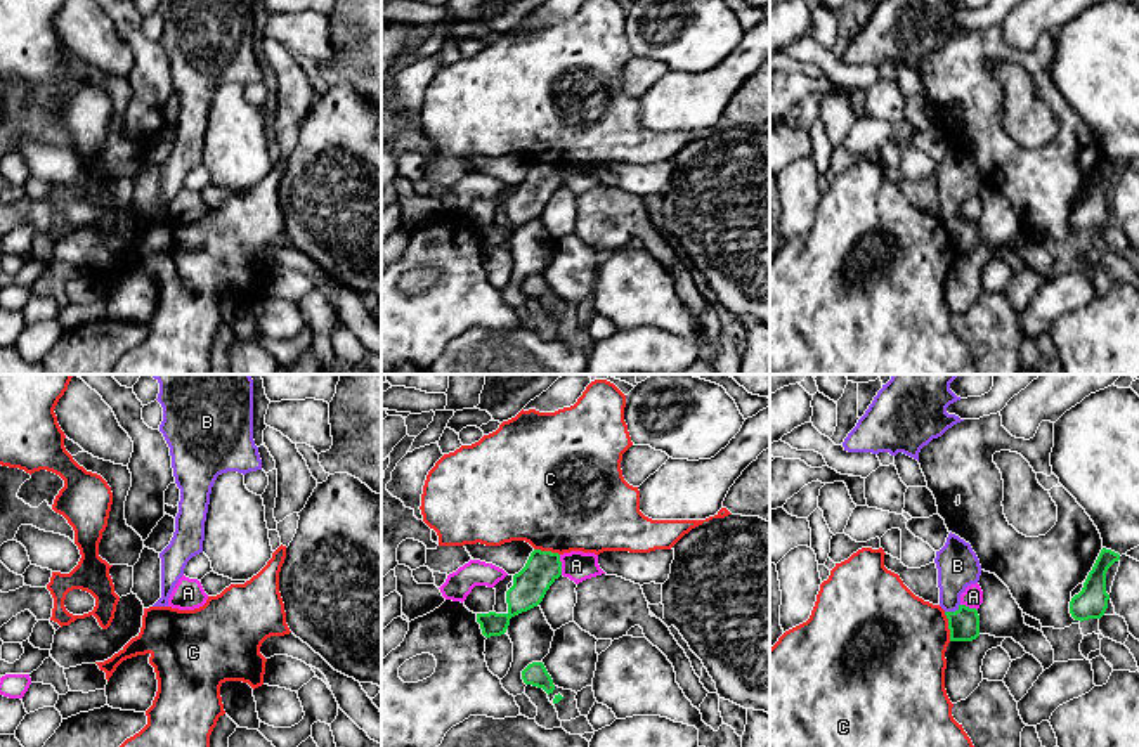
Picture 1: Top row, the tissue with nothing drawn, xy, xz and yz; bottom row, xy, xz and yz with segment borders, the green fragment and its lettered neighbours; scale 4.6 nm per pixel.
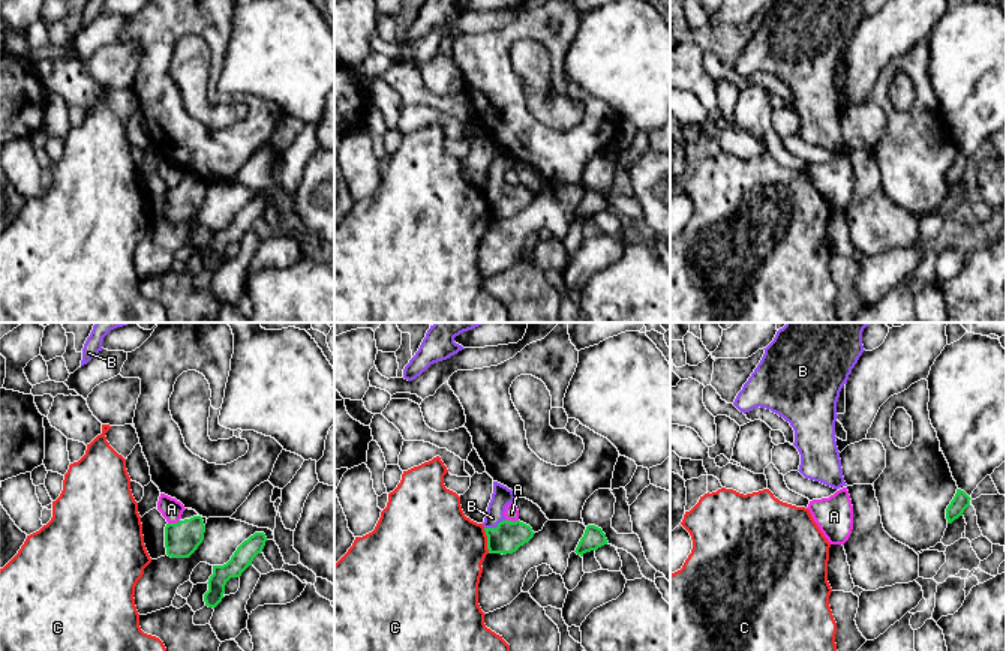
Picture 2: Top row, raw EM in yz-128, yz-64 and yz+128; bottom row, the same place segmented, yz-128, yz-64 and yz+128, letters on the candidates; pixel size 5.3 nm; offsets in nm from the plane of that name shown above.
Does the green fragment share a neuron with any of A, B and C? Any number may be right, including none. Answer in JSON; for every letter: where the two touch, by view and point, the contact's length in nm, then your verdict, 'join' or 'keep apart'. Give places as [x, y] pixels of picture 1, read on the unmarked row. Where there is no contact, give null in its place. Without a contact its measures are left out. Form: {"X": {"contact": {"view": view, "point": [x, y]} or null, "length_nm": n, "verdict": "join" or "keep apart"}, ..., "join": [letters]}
{"A": {"contact": {"view": "xz", "point": [560, 177]}, "length_nm": 100, "verdict": "keep apart"}, "B": {"contact": {"view": "yz", "point": [952, 224]}, "length_nm": 80, "verdict": "join"}, "C": {"contact": {"view": "yz", "point": [949, 238]}, "length_nm": 140, "verdict": "keep apart"}, "join": ["B"]}

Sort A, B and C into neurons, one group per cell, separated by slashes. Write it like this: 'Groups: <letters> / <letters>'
Groups: A / B / C

